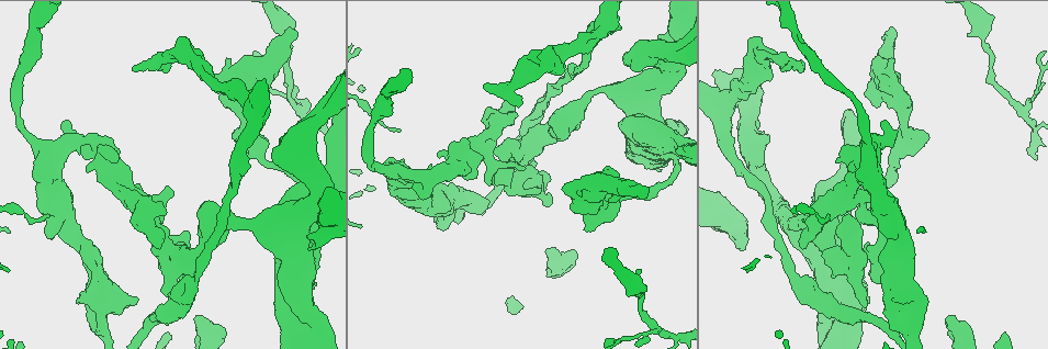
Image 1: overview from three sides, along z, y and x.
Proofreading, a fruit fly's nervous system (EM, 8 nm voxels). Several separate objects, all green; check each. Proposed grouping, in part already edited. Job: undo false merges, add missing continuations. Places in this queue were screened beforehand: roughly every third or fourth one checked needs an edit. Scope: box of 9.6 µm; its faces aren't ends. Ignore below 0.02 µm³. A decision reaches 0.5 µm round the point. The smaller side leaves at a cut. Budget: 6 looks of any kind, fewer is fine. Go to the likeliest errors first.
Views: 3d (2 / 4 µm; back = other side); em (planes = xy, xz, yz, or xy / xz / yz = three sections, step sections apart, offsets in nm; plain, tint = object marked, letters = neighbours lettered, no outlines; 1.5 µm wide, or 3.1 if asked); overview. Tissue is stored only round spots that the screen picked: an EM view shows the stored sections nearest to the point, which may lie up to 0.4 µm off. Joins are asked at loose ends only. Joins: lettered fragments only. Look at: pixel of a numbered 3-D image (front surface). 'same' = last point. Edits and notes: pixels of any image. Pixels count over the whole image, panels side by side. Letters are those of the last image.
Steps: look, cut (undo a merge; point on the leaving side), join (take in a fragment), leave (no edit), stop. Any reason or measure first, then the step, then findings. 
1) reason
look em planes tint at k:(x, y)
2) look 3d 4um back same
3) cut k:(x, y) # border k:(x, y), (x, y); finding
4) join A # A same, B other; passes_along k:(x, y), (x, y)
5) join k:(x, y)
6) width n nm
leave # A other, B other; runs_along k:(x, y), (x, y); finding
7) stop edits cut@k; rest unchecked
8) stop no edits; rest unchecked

stops while still wide
look 3d 4um back at 1:(738, 246)

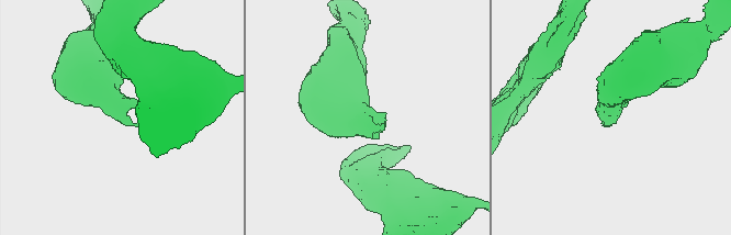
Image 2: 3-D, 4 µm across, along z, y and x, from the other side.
need the tissue
look em planes plain at 2:(382, 126)

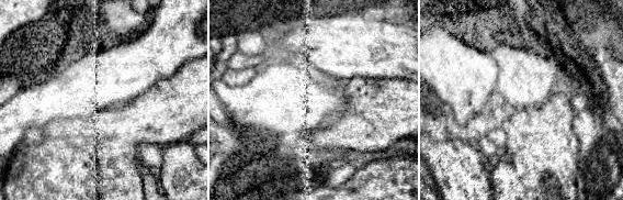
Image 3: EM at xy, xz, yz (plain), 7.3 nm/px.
what lies round it
look em planes letters same

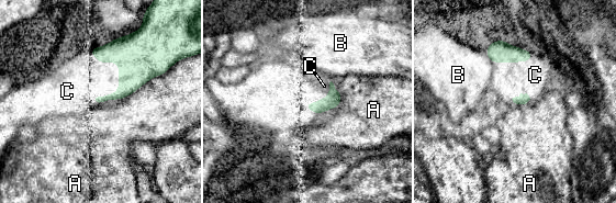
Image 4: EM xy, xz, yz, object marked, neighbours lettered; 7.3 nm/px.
longest_contact C 380 nm
join C # A other, B other, C same; the neuron continues

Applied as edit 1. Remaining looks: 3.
look overview

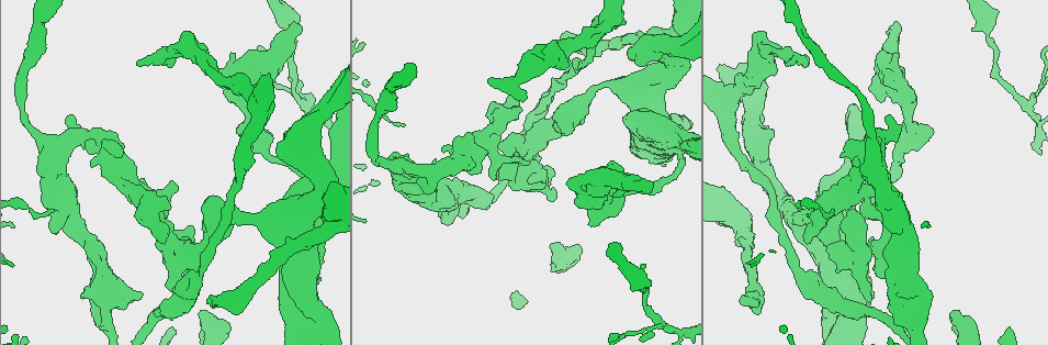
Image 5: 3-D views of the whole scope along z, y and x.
free end
look 3d 4um at 5:(490, 80)

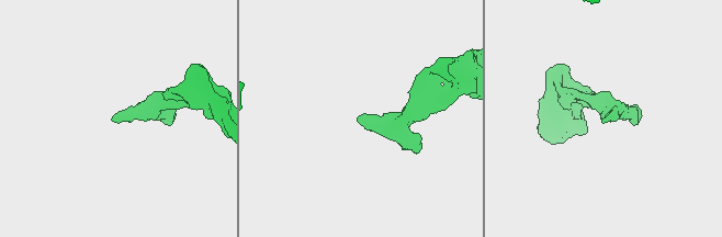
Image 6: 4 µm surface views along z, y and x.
look em planes letters at 6:(360, 119)

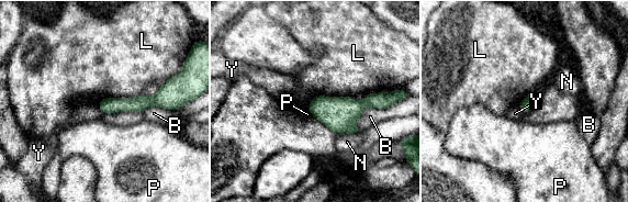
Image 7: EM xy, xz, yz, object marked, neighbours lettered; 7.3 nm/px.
leave # B other, L other, N other, P other, Y other; runs_along 7:(170, 100), (101, 105); no lettered fragment goes on from it

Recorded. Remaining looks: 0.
stop edits join@4; rest unchecked

